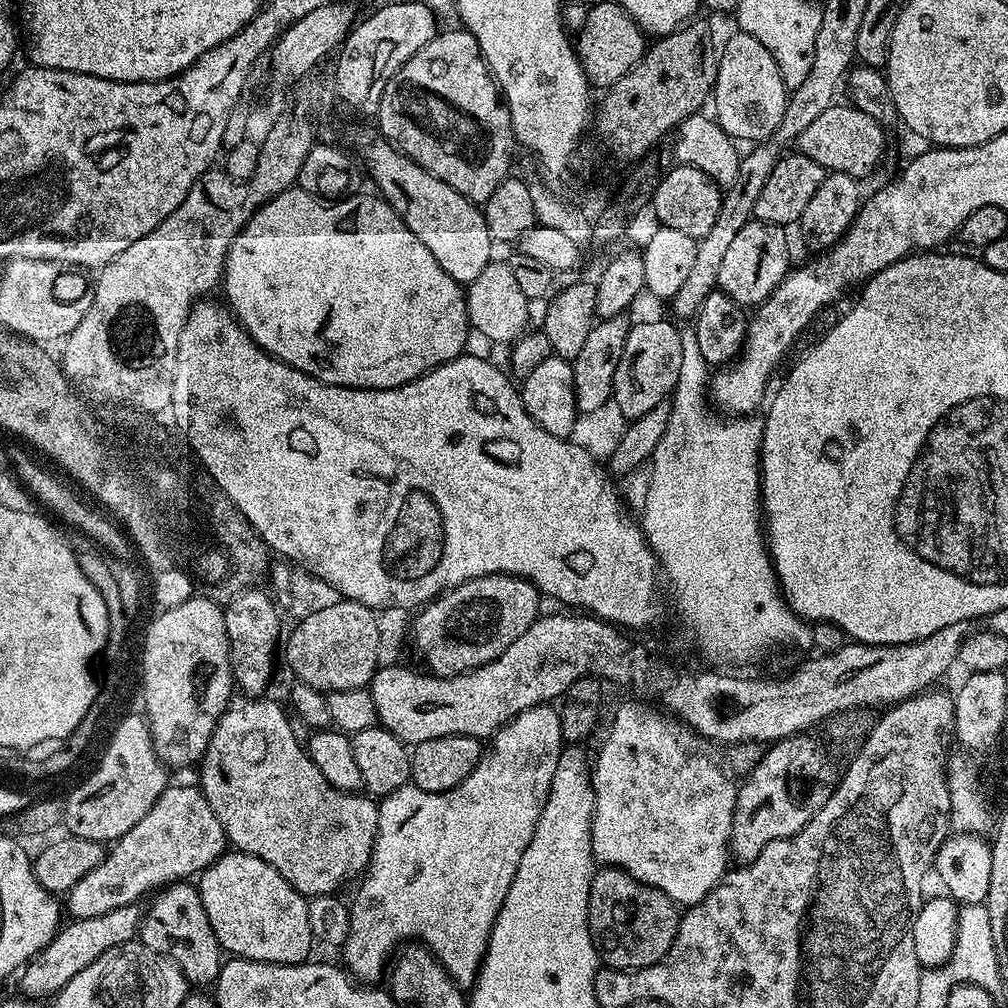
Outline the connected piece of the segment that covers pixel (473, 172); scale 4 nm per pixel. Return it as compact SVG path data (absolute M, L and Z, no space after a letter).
M467 30L459 31L441 31L389 78L386 90L382 90L378 109L379 135L403 156L410 157L415 164L422 166L422 170L434 174L434 178L446 182L446 186L454 186L458 194L473 204L482 206L490 194L498 190L501 182L509 179L514 149L512 119L474 34Z

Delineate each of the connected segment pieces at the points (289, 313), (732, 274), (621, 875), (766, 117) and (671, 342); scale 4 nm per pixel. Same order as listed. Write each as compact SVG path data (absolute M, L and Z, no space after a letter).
M293 186L287 192L265 202L228 247L222 281L223 299L263 352L294 366L299 372L313 376L324 384L337 384L339 388L401 388L406 382L417 380L422 374L432 371L439 364L450 362L465 351L464 343L468 340L468 334L470 335L466 292L460 283L446 274L446 270L442 270L438 258L434 258L434 254L426 250L426 245L413 234L410 226L406 226L406 222L402 222L400 215L384 199L376 194L352 195L329 202Z
M751 219L742 230L732 239L731 245L726 246L726 254L722 257L722 266L718 269L719 291L725 292L733 302L741 306L758 306L778 287L788 275L790 265L793 263L792 252L788 249L788 236L783 227L778 224L768 224L765 220Z
M600 866L593 871L588 899L588 925L601 961L609 968L641 968L663 960L678 934L681 909L662 890L635 880L622 868Z
M739 30L733 33L718 52L716 83L710 95L711 103L716 103L714 118L737 142L763 142L778 130L786 114L790 89L782 82L778 62L758 38Z
M671 319L668 320L644 320L641 324L633 323L629 327L626 350L622 350L622 362L618 362L618 370L614 370L611 399L618 404L628 422L649 414L654 406L667 401L676 388L678 370L682 367L682 338L680 328L672 325Z

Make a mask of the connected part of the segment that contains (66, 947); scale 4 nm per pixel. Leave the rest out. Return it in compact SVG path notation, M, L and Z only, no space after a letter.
M137 905L119 907L118 910L108 911L98 918L72 920L67 923L68 926L63 925L47 947L39 955L30 959L21 971L20 988L23 991L21 993L35 1000L56 995L62 986L74 978L74 974L84 970L90 962L94 962L94 959L100 957L106 950L135 939L142 919L141 909L140 912L138 909Z

